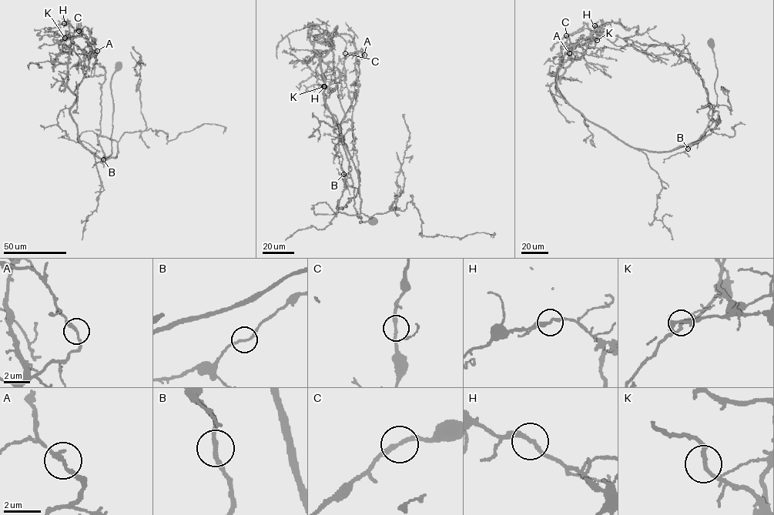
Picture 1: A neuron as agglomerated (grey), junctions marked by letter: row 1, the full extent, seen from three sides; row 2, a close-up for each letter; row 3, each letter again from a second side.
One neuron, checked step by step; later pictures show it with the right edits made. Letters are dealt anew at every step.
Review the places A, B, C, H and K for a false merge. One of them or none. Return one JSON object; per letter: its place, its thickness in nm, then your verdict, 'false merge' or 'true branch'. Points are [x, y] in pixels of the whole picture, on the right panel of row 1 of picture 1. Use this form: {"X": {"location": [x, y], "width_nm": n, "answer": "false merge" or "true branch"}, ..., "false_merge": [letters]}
{"A": {"location": [569, 53], "width_nm": 240, "answer": "true branch"}, "B": {"location": [688, 148], "width_nm": 200, "answer": "true branch"}, "C": {"location": [566, 35], "width_nm": 220, "answer": "true branch"}, "H": {"location": [594, 25], "width_nm": 240, "answer": "true branch"}, "K": {"location": [597, 40], "width_nm": 200, "answer": "false merge"}, "false_merge": ["K"]}

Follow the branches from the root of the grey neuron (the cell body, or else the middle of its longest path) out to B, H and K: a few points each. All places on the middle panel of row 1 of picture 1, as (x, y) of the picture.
B: (373, 222), (360, 222), (357, 217), (340, 132), (357, 173), (357, 215), (339, 211), (343, 174)
H: (373, 222), (357, 217), (325, 101), (326, 31), (333, 71), (330, 92), (324, 87)
K: (373, 222), (357, 217), (325, 101), (326, 31), (333, 71), (329, 91), (323, 87)

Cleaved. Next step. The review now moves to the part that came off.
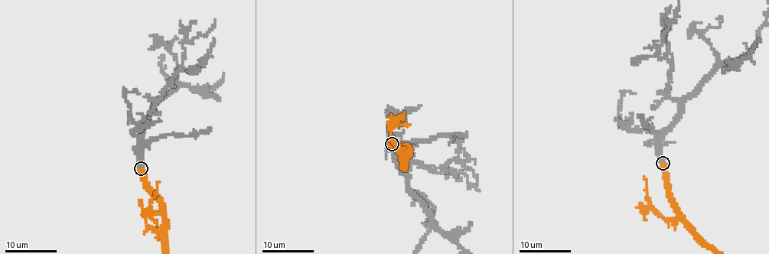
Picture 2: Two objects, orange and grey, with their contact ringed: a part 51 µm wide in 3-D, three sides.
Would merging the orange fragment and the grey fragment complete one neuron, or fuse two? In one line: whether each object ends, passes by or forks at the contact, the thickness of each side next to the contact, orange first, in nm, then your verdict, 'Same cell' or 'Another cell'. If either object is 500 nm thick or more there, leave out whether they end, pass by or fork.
Thickness 650 nm (orange) against 650 nm. Same cell

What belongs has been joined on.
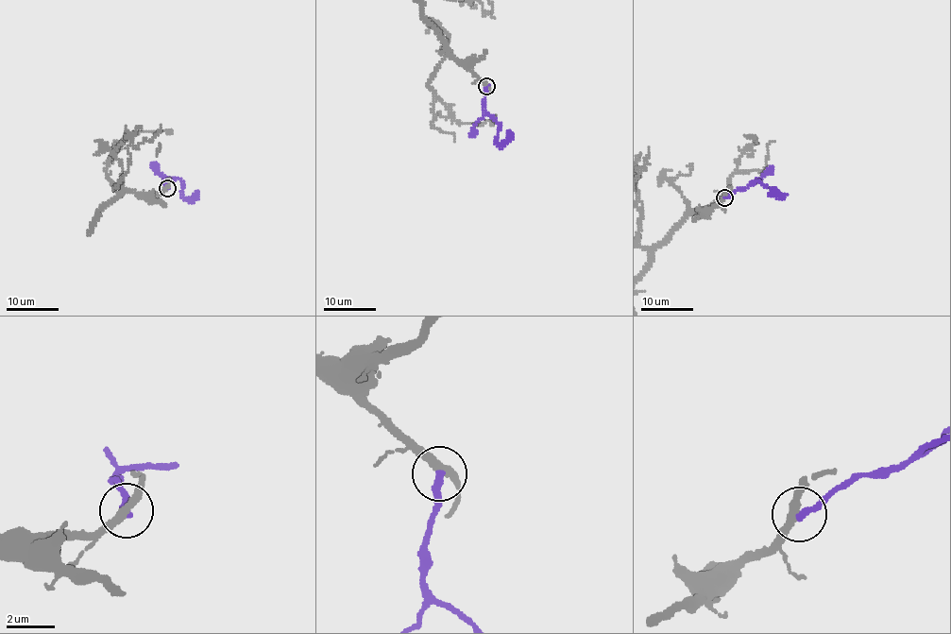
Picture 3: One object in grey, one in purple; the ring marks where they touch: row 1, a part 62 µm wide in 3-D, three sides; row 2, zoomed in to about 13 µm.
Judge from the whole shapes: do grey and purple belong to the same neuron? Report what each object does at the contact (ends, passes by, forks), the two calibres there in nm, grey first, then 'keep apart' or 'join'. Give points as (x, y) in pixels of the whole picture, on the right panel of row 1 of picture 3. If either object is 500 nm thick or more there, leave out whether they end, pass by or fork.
grey passes by; purple ends; calibres 340 and 280 nm; keep apart

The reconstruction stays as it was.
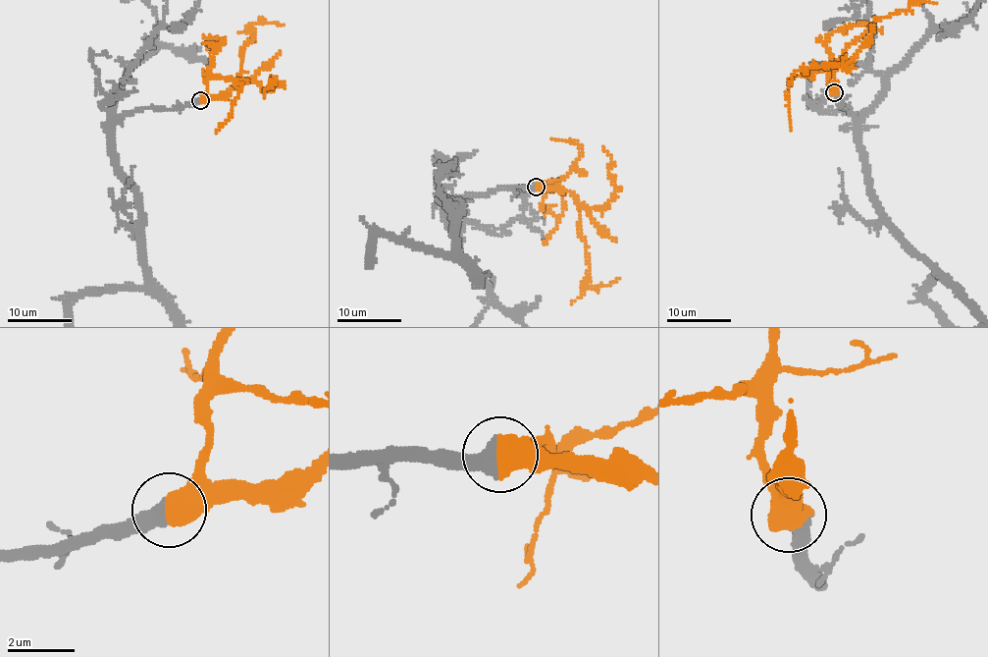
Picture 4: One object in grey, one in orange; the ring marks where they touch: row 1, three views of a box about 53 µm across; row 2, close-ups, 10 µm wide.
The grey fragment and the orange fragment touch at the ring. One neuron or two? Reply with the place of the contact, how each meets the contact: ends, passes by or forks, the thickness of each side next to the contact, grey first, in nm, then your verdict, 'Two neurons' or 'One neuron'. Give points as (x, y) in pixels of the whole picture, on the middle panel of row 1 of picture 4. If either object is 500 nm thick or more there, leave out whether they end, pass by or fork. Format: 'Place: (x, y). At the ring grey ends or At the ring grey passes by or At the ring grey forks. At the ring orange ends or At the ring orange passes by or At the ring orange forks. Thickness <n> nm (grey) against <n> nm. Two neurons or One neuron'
Place: (536, 187). Thickness 600 nm (grey) against 700 nm. One neuron

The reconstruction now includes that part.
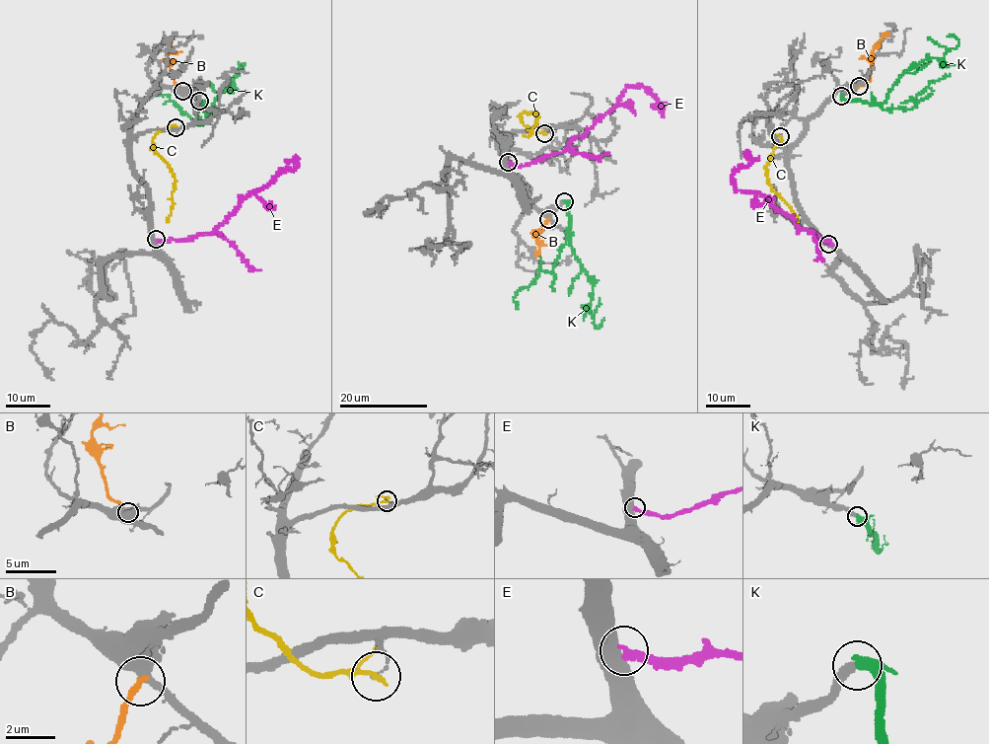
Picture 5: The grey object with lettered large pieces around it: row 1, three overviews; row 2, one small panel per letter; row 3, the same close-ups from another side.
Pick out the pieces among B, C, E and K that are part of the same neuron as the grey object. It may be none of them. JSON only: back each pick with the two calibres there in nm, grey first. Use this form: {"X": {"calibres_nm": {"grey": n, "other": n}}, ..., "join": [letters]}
{"K": {"calibres_nm": {"grey": 380, "other": 500}}, "join": ["K"]}

